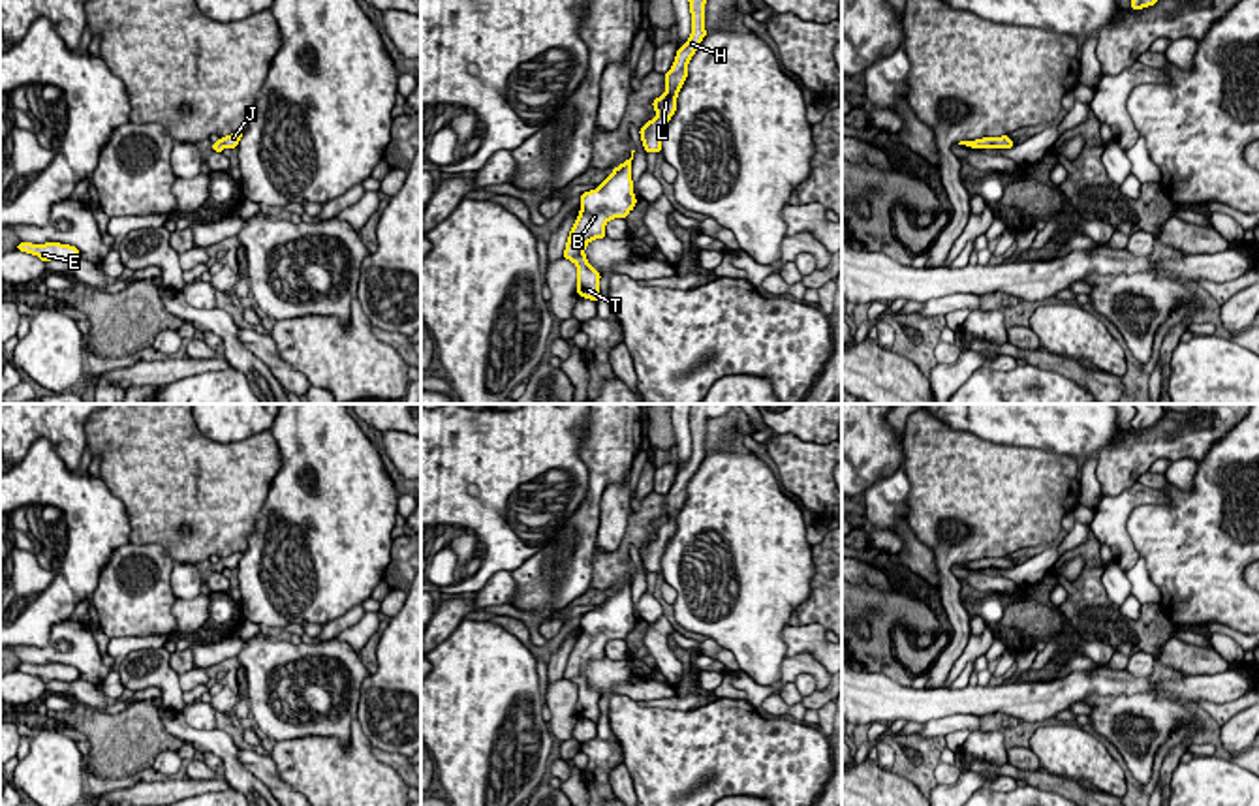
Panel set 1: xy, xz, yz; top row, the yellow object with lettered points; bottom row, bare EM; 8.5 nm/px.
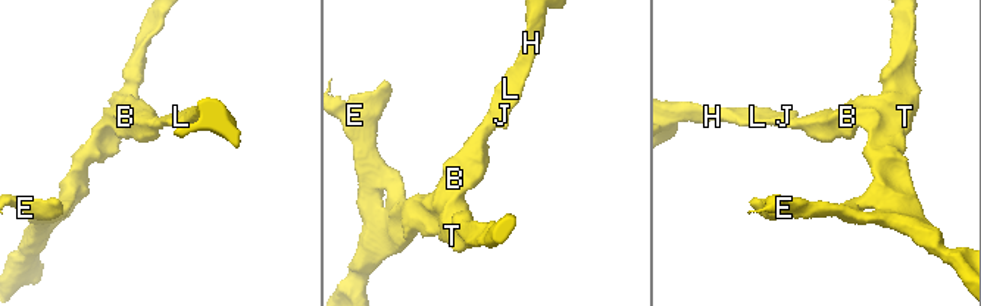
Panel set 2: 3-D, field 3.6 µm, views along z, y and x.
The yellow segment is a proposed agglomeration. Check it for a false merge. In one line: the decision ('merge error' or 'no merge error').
no merge error

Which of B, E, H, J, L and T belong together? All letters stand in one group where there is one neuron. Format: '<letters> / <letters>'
B E H J L T

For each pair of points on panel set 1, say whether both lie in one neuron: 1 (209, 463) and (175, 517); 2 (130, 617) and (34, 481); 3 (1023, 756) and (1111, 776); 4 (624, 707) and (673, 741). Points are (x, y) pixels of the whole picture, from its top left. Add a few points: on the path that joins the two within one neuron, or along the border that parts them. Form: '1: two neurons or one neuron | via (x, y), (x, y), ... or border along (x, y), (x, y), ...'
1: one neuron | via (209, 476), (209, 483), (188, 504)
2: two neurons | border along (128, 542), (111, 555), (89, 596)
3: two neurons | border along (1028, 748), (1041, 767)
4: one neuron | via (636, 718), (656, 739), (662, 739)

